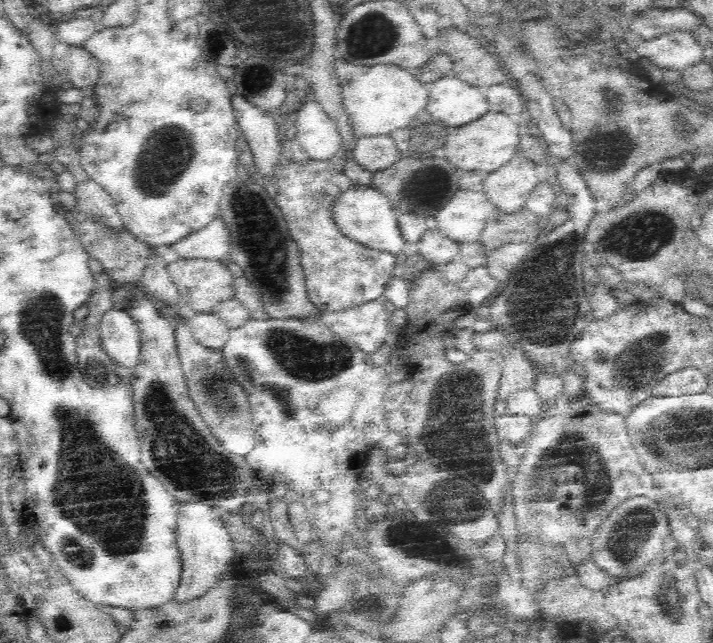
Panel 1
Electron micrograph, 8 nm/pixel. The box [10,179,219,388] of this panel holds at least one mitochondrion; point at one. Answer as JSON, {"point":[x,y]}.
{"point":[42,324]}

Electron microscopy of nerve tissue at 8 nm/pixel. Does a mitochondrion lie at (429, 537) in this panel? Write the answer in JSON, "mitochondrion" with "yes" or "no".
{"mitochondrion":"yes"}

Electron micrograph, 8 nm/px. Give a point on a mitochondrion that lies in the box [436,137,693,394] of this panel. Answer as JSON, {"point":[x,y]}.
{"point":[638,360]}

